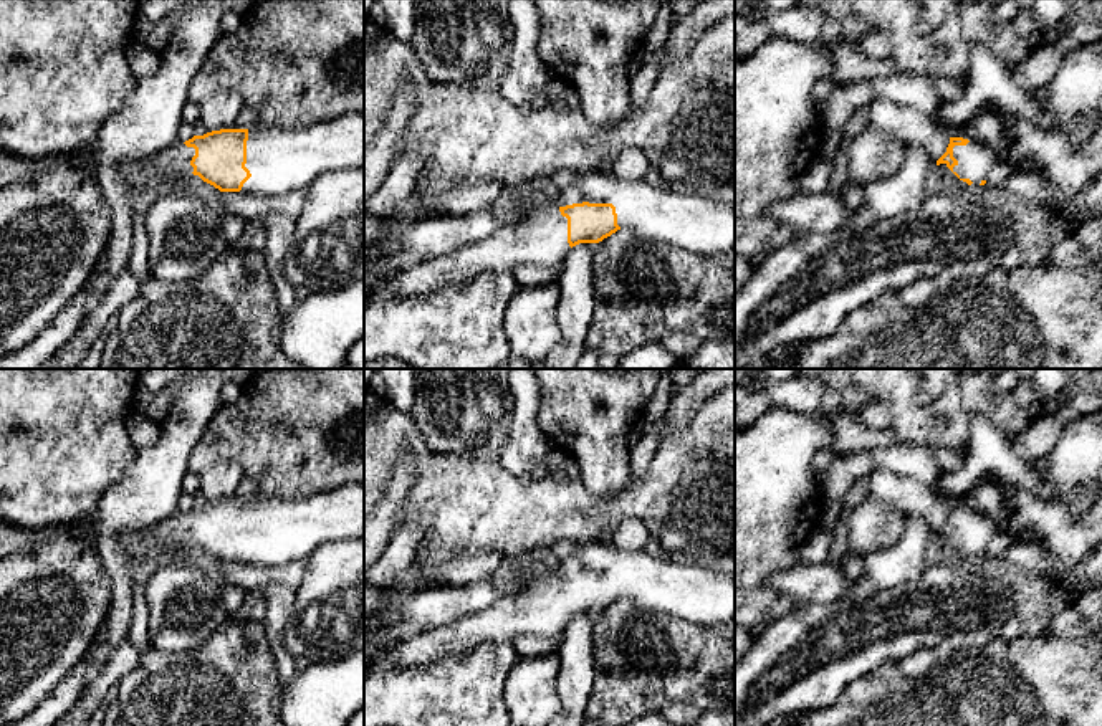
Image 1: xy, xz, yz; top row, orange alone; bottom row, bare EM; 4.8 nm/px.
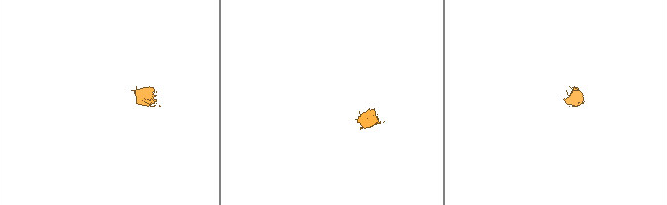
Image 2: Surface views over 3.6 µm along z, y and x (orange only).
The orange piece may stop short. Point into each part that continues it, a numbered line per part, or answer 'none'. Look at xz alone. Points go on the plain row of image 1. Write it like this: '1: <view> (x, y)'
1: xz (700, 596)
2: xz (540, 611)

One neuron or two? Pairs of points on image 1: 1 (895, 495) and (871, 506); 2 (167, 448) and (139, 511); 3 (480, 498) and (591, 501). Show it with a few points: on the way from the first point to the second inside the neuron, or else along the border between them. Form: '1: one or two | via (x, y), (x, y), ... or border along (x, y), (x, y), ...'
1: two | border along (871, 495), (905, 518)
2: one | via (166, 463), (144, 496)
3: one | via (508, 501), (563, 501)

